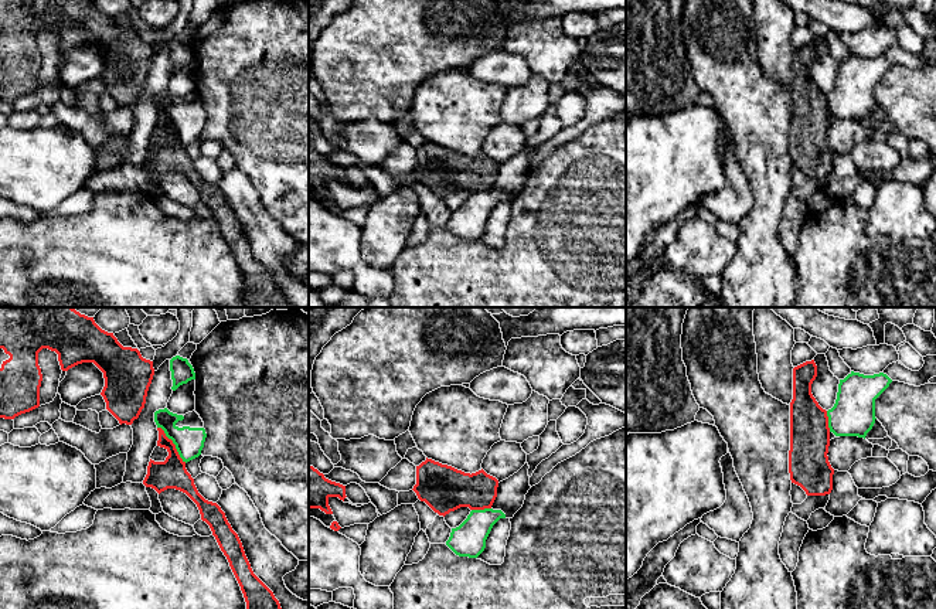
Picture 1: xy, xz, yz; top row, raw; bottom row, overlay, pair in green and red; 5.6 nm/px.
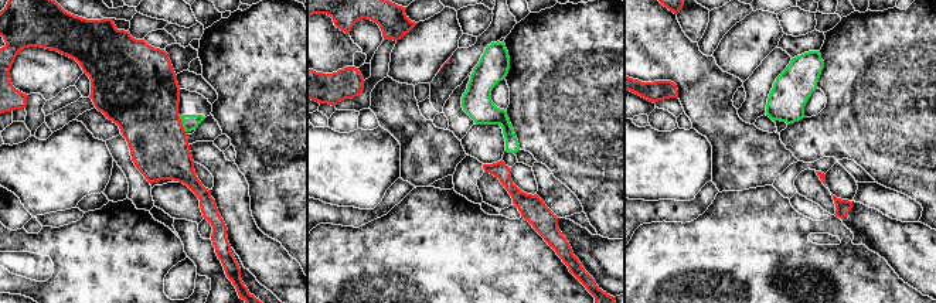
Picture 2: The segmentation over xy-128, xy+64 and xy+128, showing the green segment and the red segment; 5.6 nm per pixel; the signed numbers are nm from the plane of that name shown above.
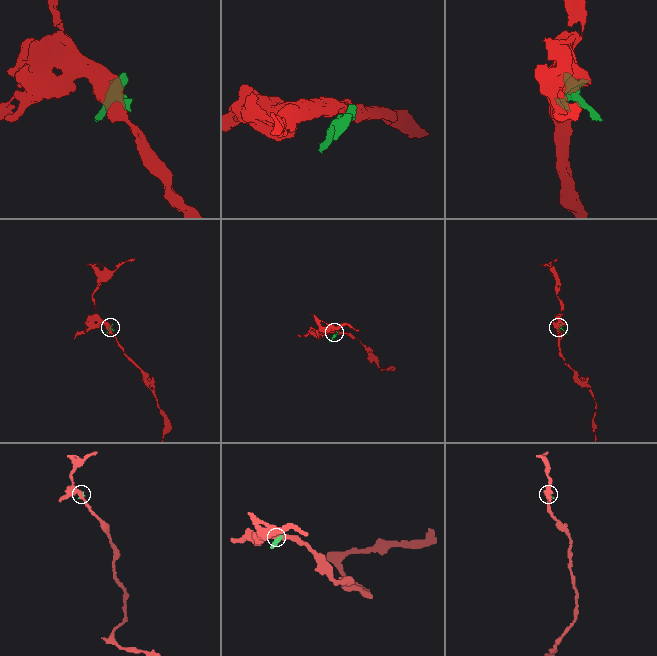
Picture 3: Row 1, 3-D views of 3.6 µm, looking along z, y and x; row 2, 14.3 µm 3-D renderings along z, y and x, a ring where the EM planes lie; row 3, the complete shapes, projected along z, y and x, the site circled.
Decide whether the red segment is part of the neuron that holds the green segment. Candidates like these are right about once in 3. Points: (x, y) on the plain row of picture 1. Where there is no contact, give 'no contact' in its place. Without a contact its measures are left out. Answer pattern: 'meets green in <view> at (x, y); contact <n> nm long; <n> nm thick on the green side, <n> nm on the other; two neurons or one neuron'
meets green in xy at (173, 125); contact 260 nm long; 160 nm thick on the green side, 170 nm on the other; two neurons

